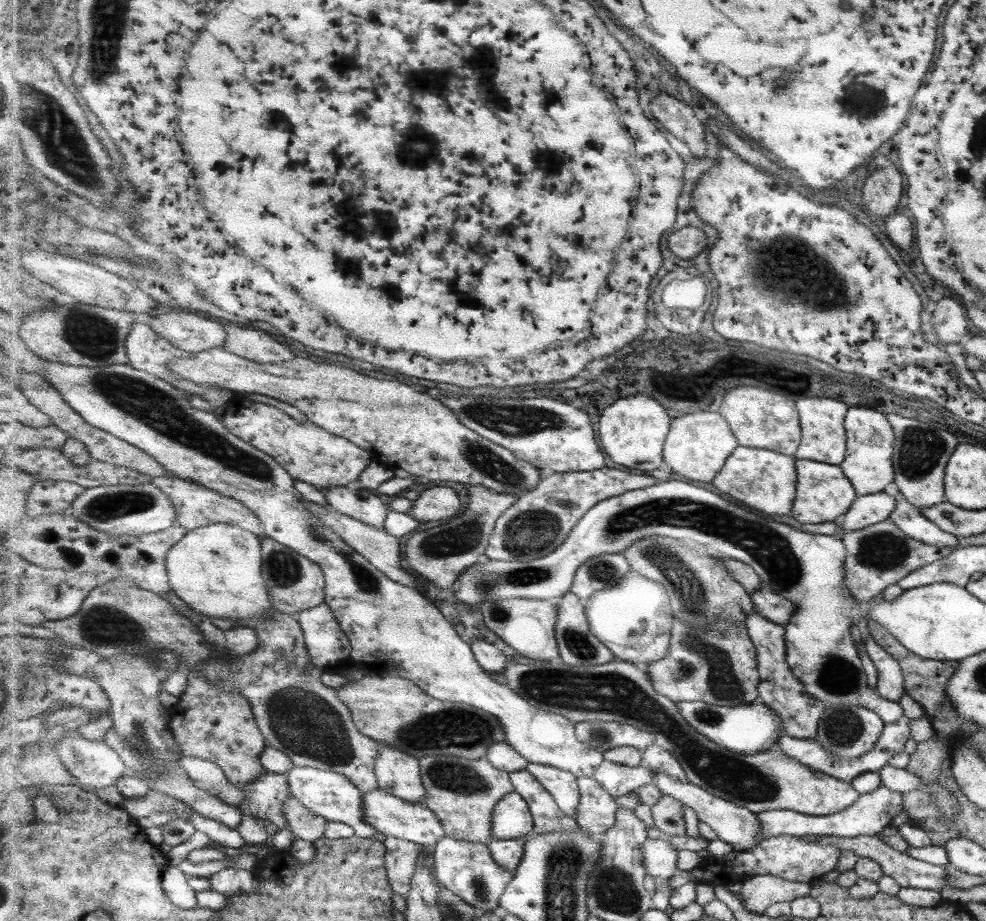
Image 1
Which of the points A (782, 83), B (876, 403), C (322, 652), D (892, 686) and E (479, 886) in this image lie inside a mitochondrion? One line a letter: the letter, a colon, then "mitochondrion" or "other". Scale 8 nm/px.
A: mitochondrion
B: other
C: other
D: other
E: mitochondrion

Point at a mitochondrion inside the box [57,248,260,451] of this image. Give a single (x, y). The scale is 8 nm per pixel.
(92, 336)

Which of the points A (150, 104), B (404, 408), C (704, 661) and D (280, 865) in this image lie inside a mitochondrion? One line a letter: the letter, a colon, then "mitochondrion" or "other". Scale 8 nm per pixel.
A: other
B: other
C: mitochondrion
D: other

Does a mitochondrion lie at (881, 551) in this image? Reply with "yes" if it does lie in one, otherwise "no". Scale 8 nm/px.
yes

